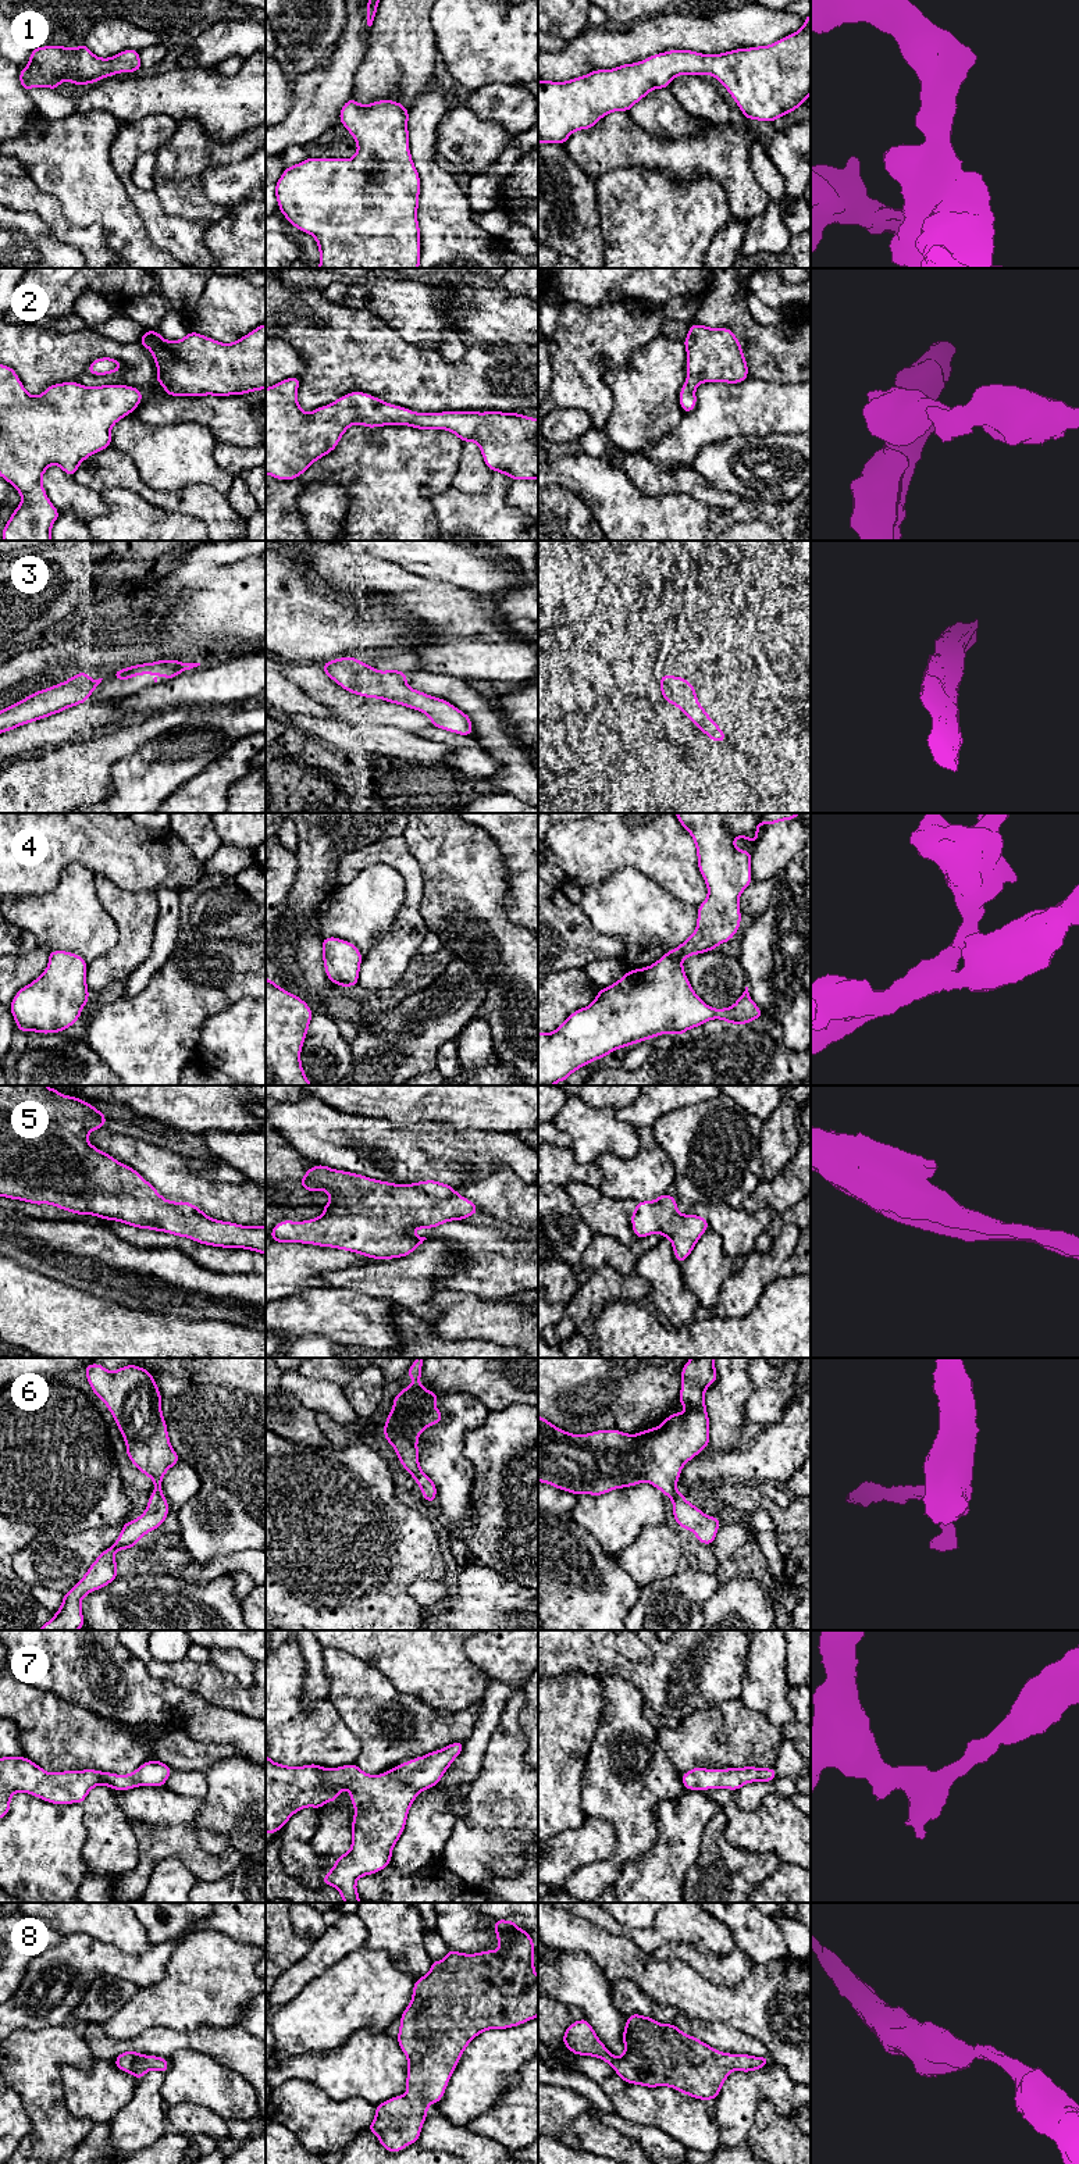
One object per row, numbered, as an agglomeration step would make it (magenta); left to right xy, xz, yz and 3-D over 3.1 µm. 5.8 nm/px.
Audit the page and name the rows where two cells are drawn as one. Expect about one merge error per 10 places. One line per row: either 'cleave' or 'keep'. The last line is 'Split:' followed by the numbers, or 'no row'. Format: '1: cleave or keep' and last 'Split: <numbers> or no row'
1: keep
2: keep
3: keep
4: keep
5: keep
6: keep
7: keep
8: keep
Split: no row

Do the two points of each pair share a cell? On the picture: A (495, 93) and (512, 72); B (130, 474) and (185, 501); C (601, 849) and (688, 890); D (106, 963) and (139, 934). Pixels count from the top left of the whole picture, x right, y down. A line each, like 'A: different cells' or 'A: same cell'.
A: different cells
B: same cell
C: same cell
D: same cell

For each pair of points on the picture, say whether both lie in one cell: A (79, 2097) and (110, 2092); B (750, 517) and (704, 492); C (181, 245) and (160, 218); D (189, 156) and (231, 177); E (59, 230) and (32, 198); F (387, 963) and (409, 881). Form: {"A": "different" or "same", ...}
{"A": "same", "B": "different", "C": "same", "D": "different", "E": "same", "F": "same"}

